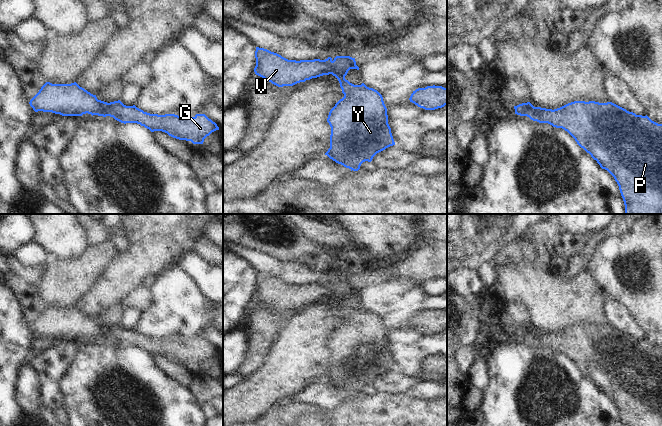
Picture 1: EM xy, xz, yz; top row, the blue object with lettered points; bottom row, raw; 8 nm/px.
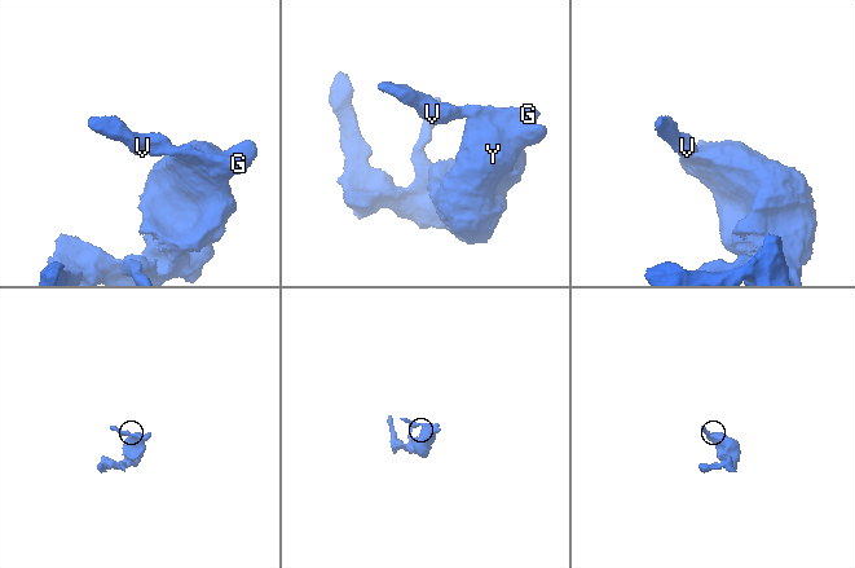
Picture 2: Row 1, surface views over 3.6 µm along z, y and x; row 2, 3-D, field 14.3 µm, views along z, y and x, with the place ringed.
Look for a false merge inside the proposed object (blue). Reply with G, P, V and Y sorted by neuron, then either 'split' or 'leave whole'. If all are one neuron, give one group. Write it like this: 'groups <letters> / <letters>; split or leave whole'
groups G P V Y; leave whole

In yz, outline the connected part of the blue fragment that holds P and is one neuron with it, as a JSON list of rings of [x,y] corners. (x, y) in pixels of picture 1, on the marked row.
[[[574,101],[554,110],[534,107],[530,102],[527,102],[514,106],[514,109],[515,114],[517,115],[527,116],[533,121],[537,121],[539,123],[548,123],[553,127],[562,128],[567,131],[575,139],[577,144],[587,153],[589,153],[594,160],[597,161],[602,169],[607,170],[614,177],[624,201],[625,214],[662,214],[662,124],[652,121],[647,115],[642,116],[629,112],[612,102],[599,103],[595,101]]]

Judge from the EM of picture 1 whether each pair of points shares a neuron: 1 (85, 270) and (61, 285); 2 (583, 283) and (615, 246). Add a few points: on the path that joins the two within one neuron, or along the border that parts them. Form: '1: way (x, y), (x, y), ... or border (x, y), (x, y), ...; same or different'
1: way (79, 275), (67, 281); same
2: border (586, 271), (595, 279), (604, 293); different

